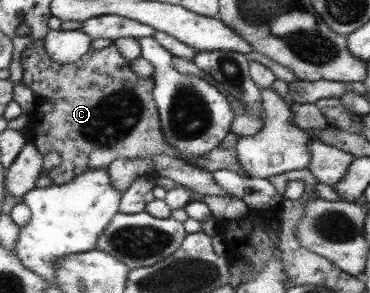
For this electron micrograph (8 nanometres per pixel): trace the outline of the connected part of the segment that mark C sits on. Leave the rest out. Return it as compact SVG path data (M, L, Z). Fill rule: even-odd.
M35 40L29 48L20 53L22 65L21 81L33 91L36 97L36 106L30 115L32 144L41 155L47 151L55 151L60 157L57 166L51 168L43 175L49 178L51 184L62 184L71 181L75 176L81 175L91 169L106 169L106 167L117 158L137 159L137 157L149 157L149 155L165 154L169 157L177 157L199 167L205 171L217 171L227 169L231 174L241 175L241 166L235 158L235 141L238 135L229 132L224 142L211 148L209 152L201 156L190 156L179 154L173 146L165 142L161 130L159 130L159 118L157 108L153 102L153 81L150 78L141 78L131 71L129 61L125 60L111 44L101 49L89 48L75 63L59 64L53 62L45 48L43 40Z

